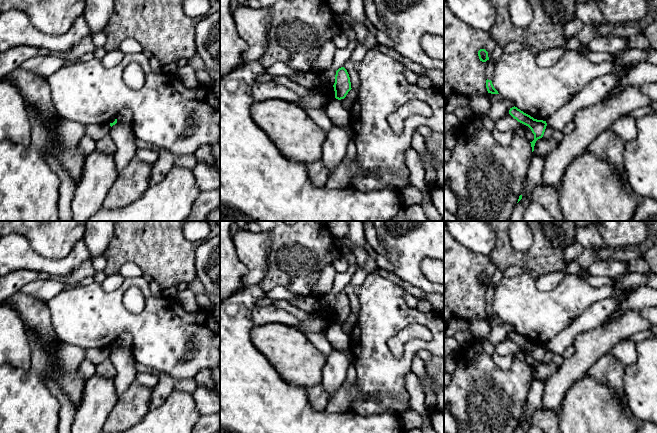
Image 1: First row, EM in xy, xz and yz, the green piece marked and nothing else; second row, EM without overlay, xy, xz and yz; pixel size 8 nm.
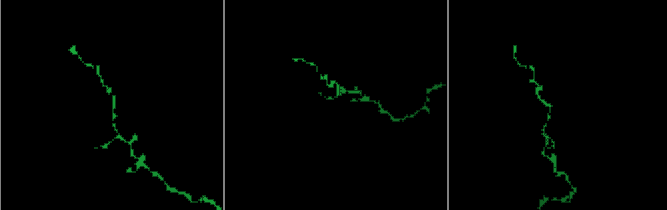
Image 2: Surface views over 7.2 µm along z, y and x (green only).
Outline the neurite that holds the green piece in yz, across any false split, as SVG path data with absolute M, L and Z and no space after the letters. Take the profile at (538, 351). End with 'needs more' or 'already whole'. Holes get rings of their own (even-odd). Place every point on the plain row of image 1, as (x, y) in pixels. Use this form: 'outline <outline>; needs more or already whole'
outline M515 330L510 332L509 338L518 346L528 350L531 353L532 357L534 358L534 364L530 366L533 376L536 365L542 362L544 359L547 350L546 345L534 343Z; already whole

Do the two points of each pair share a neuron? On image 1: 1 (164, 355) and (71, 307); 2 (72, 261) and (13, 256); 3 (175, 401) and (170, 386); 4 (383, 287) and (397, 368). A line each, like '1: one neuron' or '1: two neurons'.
1: one neuron
2: one neuron
3: two neurons
4: one neuron

